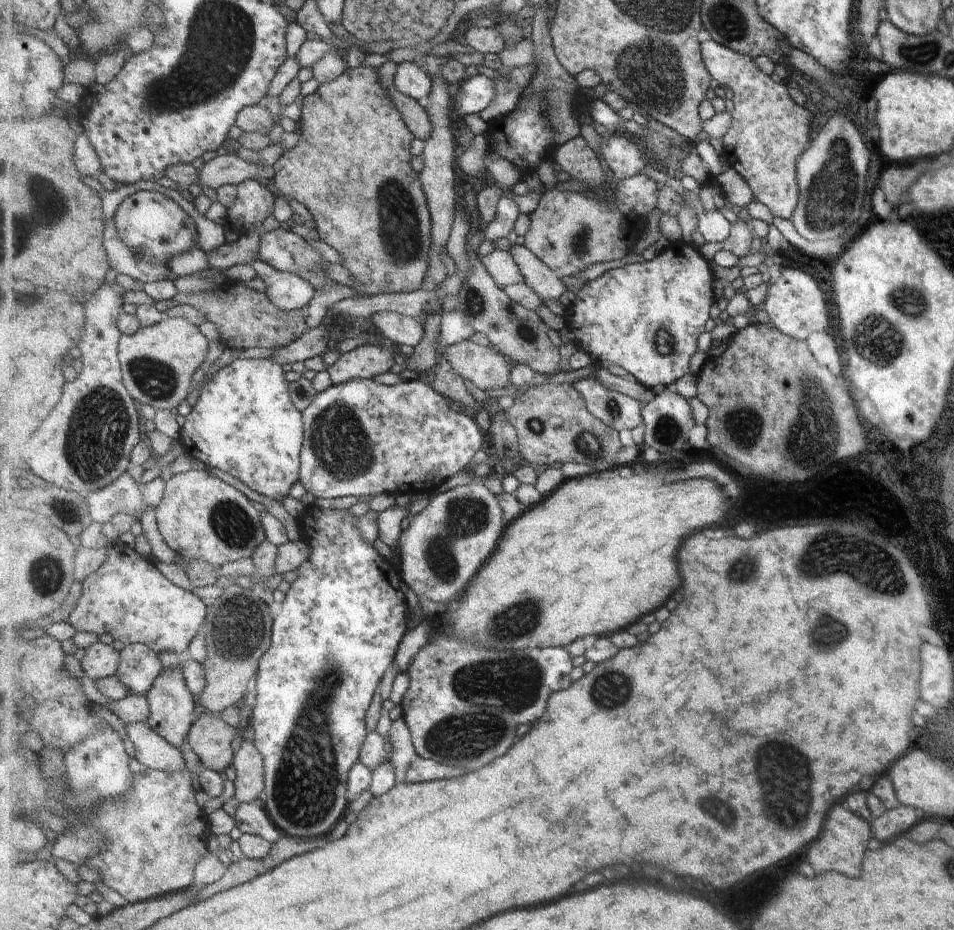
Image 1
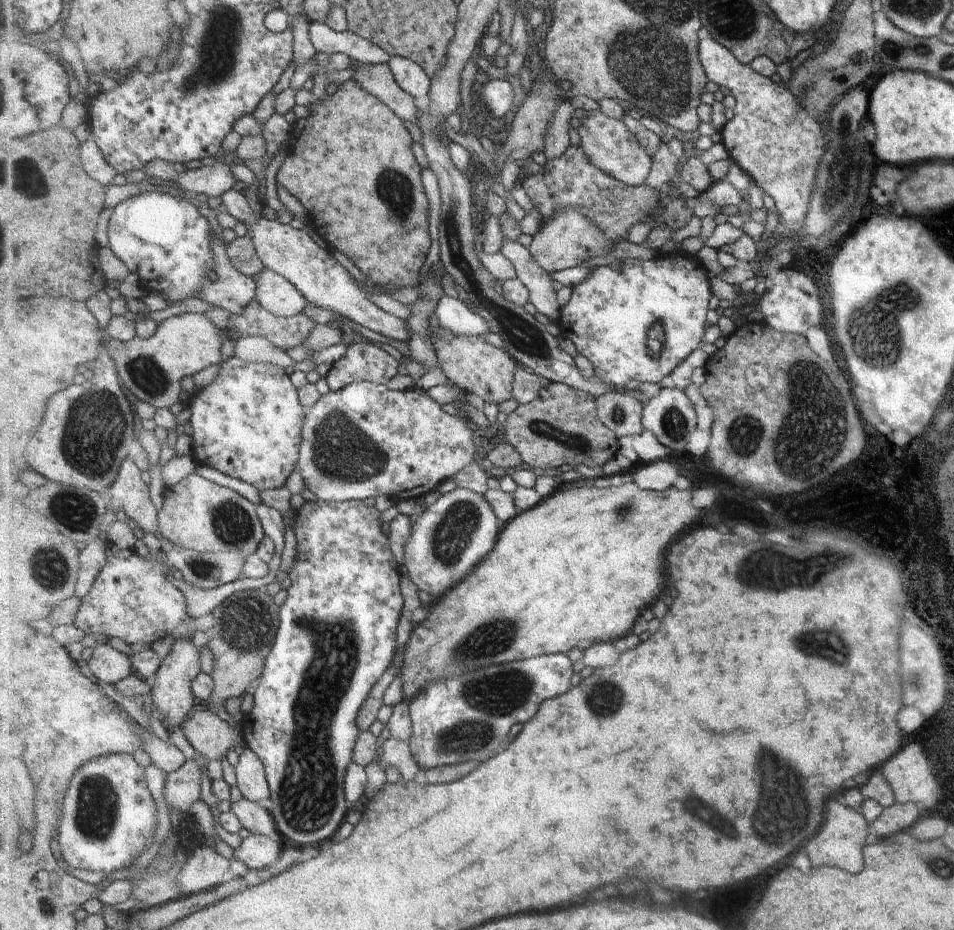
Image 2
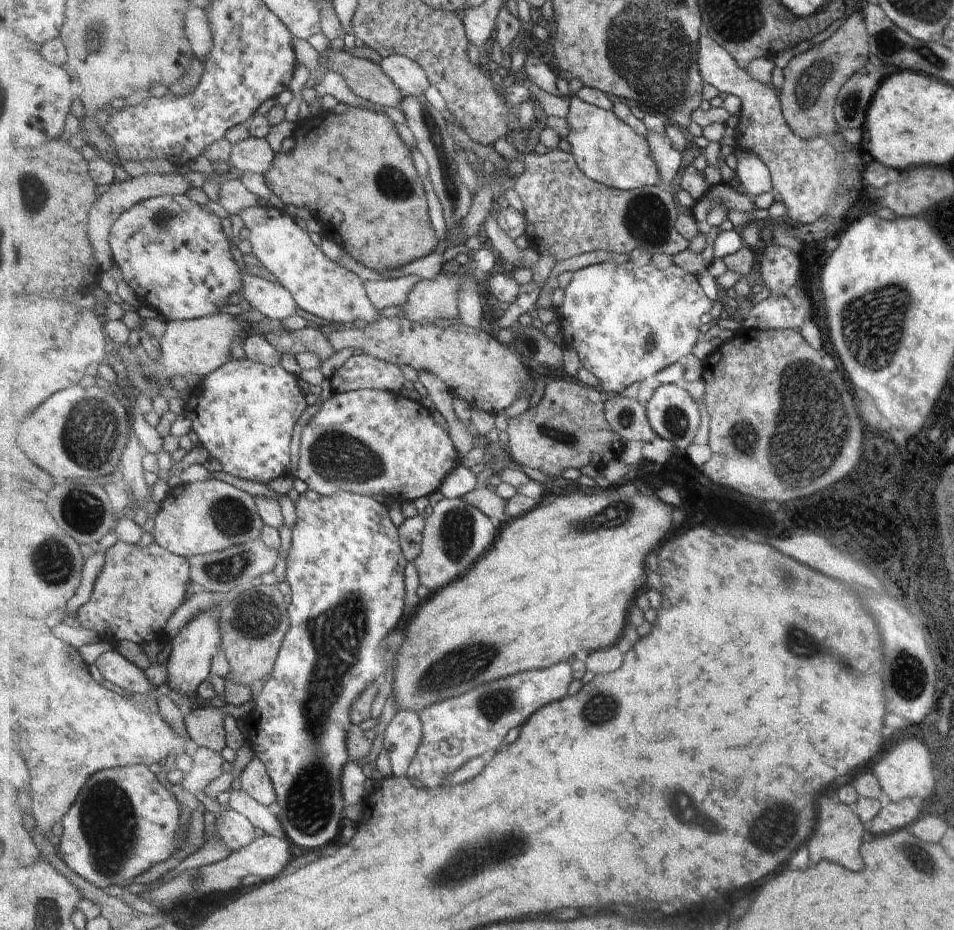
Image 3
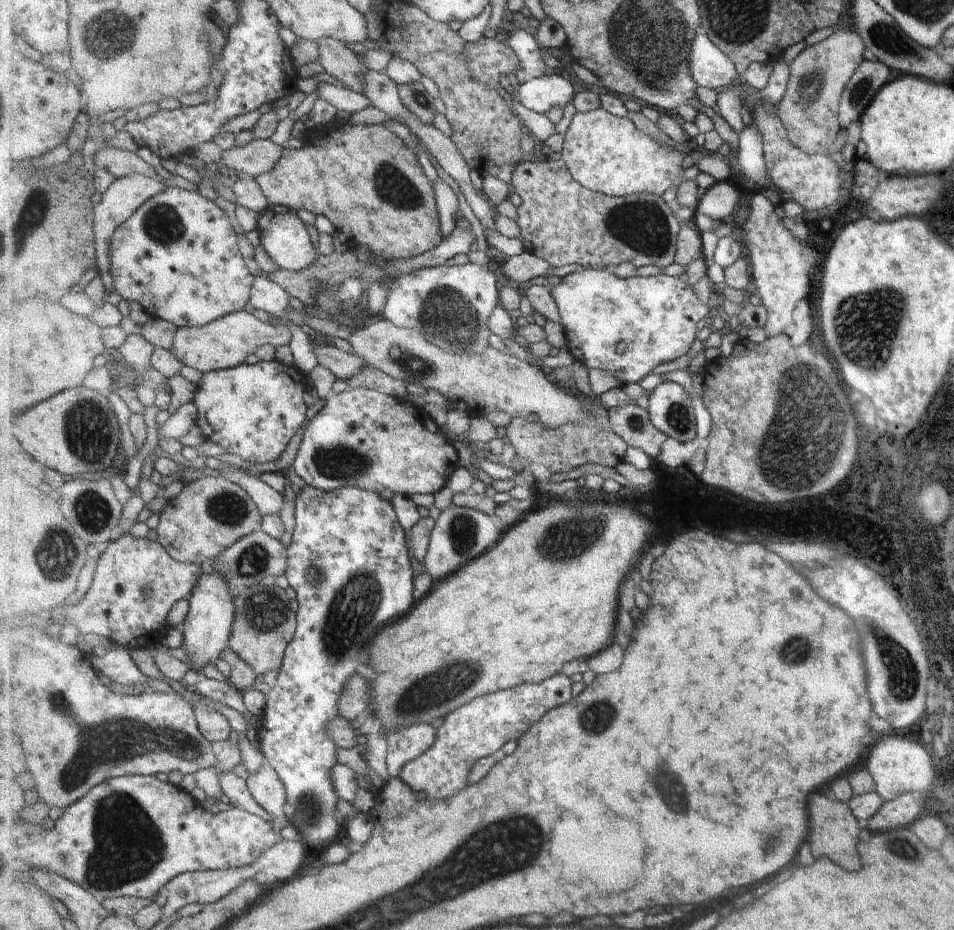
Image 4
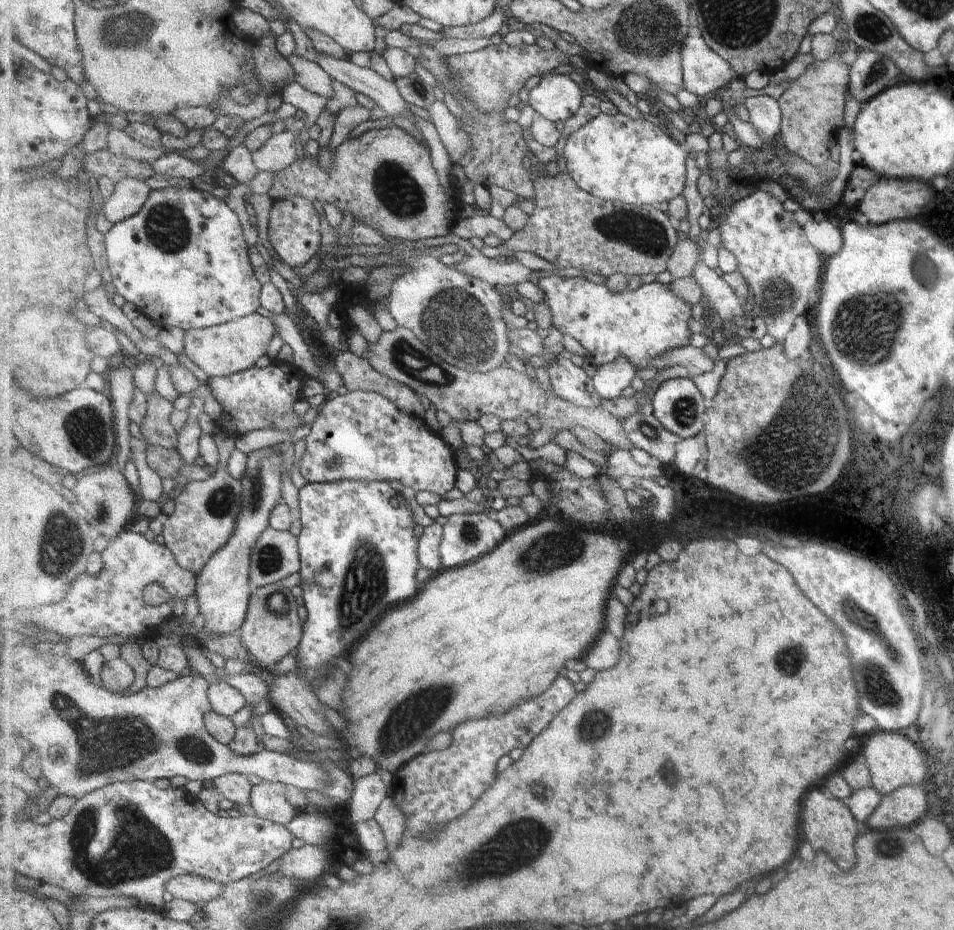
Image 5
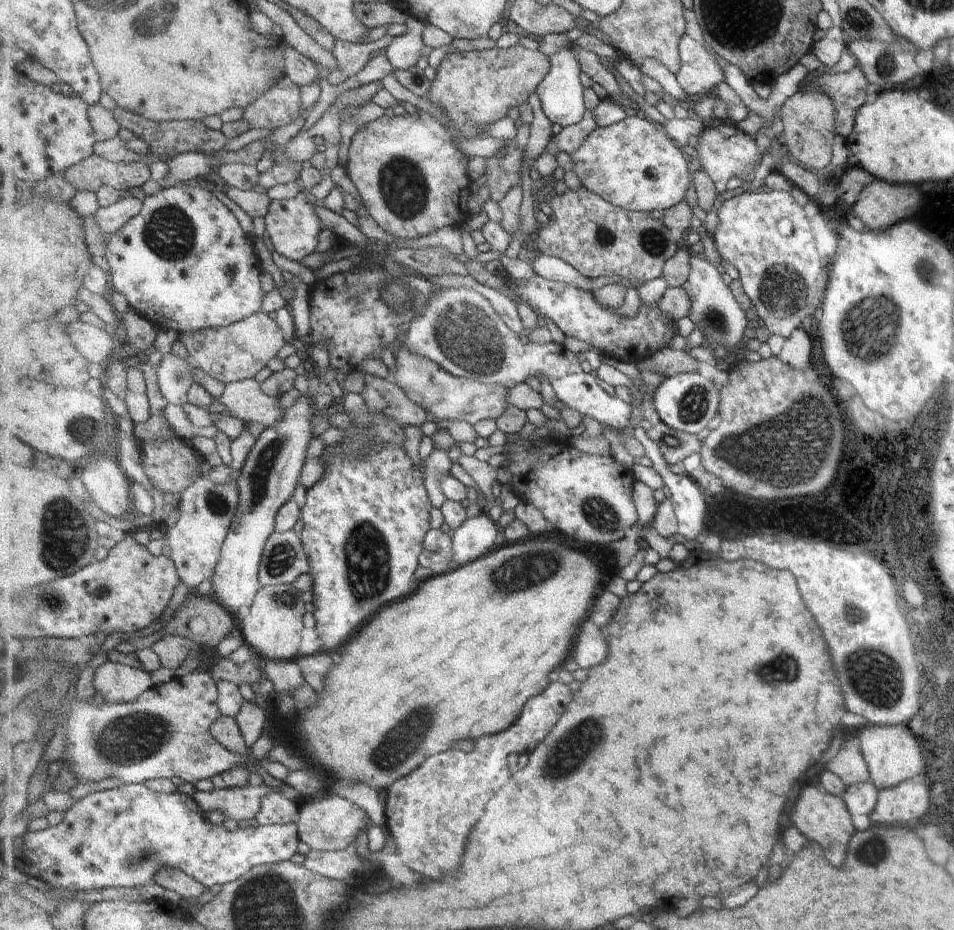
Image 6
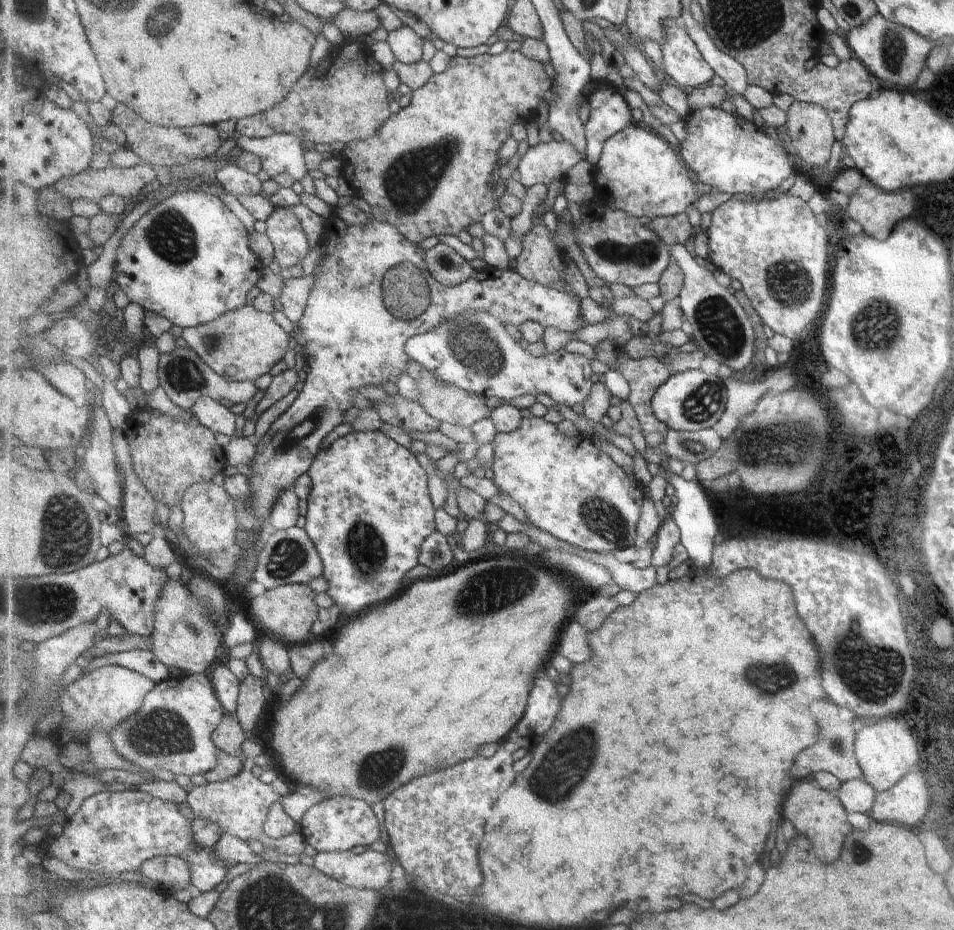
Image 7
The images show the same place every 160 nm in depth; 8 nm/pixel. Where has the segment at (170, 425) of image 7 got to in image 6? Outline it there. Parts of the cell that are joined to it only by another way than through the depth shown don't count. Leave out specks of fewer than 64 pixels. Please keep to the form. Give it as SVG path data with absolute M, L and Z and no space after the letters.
M176 434L171 438L155 438L149 442L142 439L137 446L137 451L149 482L163 494L181 495L186 488L204 477L201 473L201 462L204 460L202 454L193 447L191 442Z

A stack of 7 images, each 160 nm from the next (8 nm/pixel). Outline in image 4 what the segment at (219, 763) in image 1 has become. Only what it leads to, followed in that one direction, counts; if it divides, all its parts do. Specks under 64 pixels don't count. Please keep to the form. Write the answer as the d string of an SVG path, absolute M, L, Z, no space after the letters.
M195 696L195 716L199 718L198 728L202 731L203 738L211 743L225 742L231 734L229 720L209 704L203 702L201 696Z

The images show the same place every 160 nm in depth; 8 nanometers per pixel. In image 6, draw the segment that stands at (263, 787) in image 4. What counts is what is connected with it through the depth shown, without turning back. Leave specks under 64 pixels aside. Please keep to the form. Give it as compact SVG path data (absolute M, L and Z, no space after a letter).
M280 792L263 797L261 812L254 824L259 826L288 825L299 818L300 807Z

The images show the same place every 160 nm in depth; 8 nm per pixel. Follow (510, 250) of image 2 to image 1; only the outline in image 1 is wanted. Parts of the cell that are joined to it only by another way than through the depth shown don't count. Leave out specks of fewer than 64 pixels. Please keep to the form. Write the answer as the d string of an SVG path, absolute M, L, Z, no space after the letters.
M514 245L510 254L521 273L524 275L525 283L531 286L546 305L550 305L567 291L567 286L563 284L563 280L558 276L558 272L552 270L545 262L542 262L537 255L532 254L524 245Z

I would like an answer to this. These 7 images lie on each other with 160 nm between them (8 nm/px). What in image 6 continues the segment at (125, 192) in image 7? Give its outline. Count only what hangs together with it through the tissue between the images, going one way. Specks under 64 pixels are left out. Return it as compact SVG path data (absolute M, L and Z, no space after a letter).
M94 154L68 168L60 182L69 183L77 191L89 190L97 194L105 185L123 192L143 186L147 180L151 180L151 172L143 162L114 163Z

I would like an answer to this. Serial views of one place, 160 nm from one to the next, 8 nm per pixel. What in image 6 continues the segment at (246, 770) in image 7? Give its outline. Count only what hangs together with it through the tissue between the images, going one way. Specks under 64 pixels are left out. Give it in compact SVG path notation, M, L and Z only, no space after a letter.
M267 784L260 785L247 785L246 787L235 787L235 788L213 788L212 791L195 791L191 797L196 800L196 803L199 805L199 808L202 812L220 812L226 820L232 820L235 822L245 822L247 820L251 825L254 824L256 816L261 812L263 797L266 797L268 794L273 792L280 792L278 788L273 788L271 786L267 786Z

